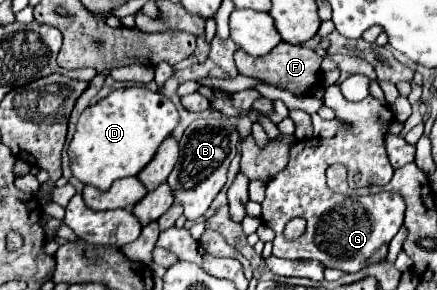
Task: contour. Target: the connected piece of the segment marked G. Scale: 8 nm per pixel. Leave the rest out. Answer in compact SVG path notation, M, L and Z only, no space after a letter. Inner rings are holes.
M336 84L326 88L324 104L334 110L335 118L350 122L352 128L338 132L334 138L312 137L305 139L304 142L298 140L292 146L288 166L266 184L266 198L262 202L262 220L268 228L276 232L274 256L290 260L314 258L322 262L326 268L356 272L366 264L374 264L368 260L378 262L386 258L388 244L402 226L406 204L398 194L392 192L360 196L356 200L346 198L342 194L332 194L332 190L328 190L326 186L324 172L330 164L340 162L348 170L348 183L351 188L388 184L394 174L394 168L388 160L382 134L388 132L388 124L394 120L394 114L388 106L382 106L372 96L359 102L344 100ZM357 172L361 175L360 187L356 187L354 180ZM296 216L302 216L308 222L308 226L300 240L288 242L282 236L282 230L286 222Z

